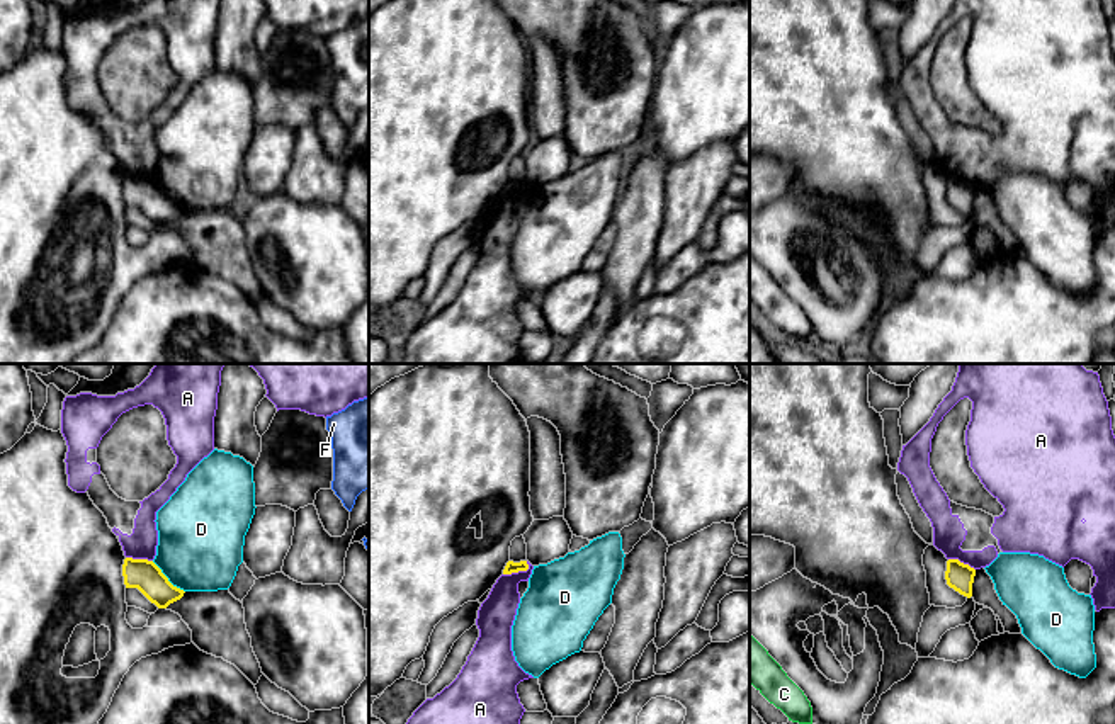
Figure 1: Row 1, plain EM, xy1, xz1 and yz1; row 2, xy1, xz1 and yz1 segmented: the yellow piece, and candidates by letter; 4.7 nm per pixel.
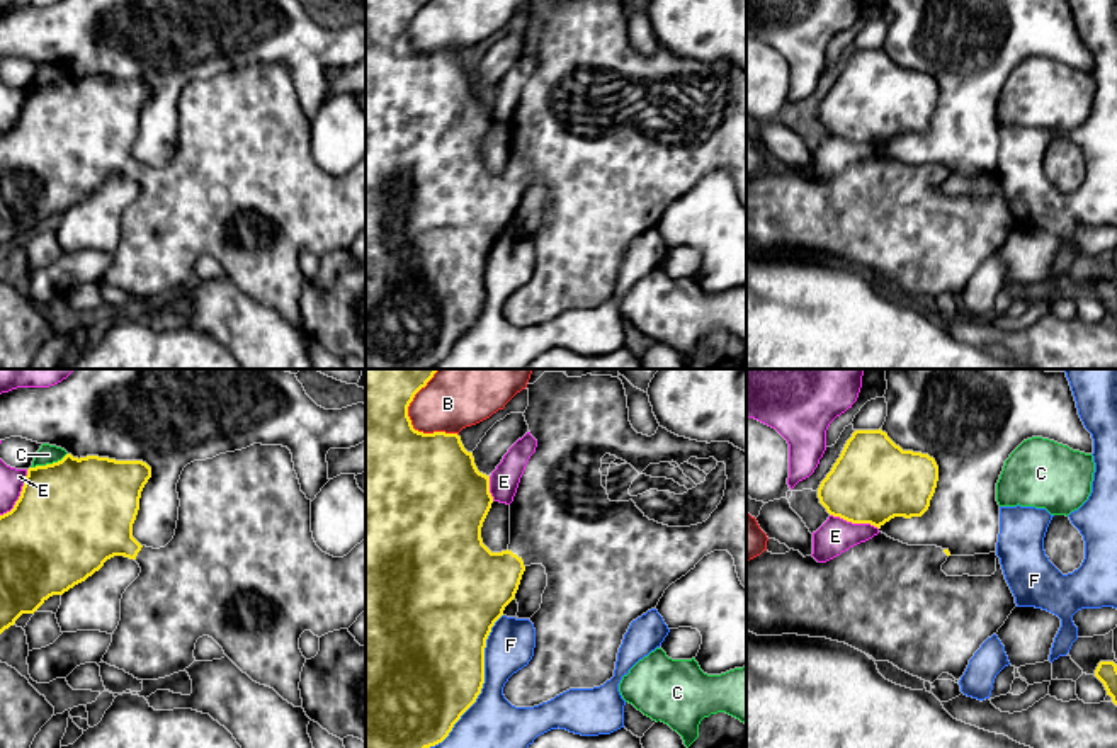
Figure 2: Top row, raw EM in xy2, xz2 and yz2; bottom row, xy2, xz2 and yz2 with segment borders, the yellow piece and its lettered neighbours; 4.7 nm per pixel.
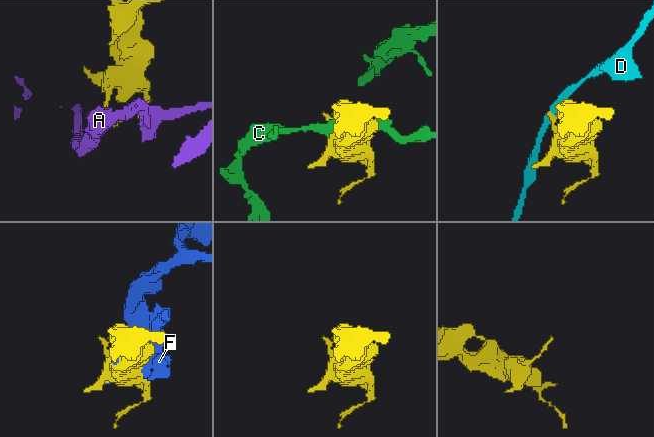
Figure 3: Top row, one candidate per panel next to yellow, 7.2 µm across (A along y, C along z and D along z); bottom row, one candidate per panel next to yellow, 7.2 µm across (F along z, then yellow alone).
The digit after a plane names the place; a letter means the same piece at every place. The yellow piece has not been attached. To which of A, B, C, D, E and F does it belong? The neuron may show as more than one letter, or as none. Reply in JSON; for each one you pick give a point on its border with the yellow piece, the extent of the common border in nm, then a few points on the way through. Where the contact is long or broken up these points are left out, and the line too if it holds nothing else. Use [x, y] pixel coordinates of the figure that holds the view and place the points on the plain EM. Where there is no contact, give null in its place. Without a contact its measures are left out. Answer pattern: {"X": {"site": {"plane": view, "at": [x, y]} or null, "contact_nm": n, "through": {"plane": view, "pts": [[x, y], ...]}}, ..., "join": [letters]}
{"join": []}

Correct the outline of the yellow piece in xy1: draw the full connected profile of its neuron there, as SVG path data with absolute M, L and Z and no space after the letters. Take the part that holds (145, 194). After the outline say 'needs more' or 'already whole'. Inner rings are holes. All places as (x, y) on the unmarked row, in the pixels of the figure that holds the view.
M126 177L122 195L126 207L138 207L158 228L167 228L185 212L173 206L161 189L148 178Z; already whole

